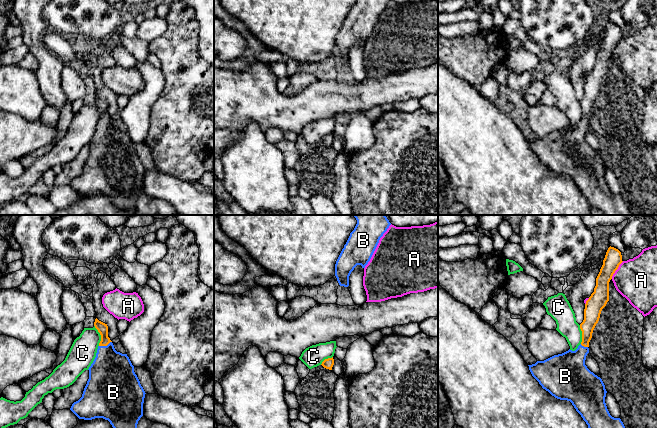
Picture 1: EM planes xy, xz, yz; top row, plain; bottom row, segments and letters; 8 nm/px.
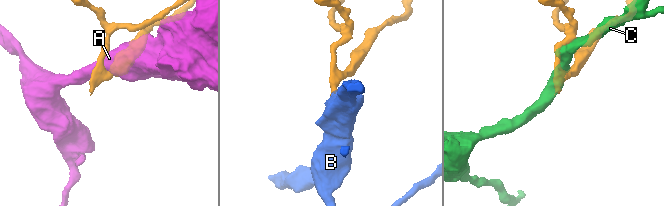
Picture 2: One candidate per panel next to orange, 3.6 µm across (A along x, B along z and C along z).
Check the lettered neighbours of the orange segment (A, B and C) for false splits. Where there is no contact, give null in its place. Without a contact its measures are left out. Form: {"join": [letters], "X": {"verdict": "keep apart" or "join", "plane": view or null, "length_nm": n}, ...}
{"join": ["B"], "A": {"verdict": "keep apart", "plane": "yz", "length_nm": 170}, "B": {"verdict": "join", "plane": "xy", "length_nm": 110}, "C": {"verdict": "keep apart", "plane": "xy", "length_nm": 170}}

